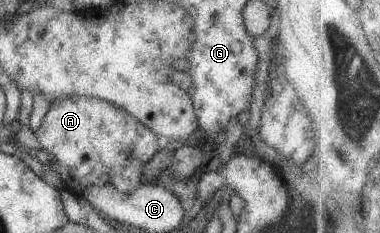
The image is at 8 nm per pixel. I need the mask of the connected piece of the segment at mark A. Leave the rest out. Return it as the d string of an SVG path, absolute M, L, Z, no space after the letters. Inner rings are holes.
M86 95L61 96L51 102L49 112L35 137L57 160L64 189L82 195L91 186L110 184L121 193L133 193L143 185L142 170L159 151L158 137L124 109Z

